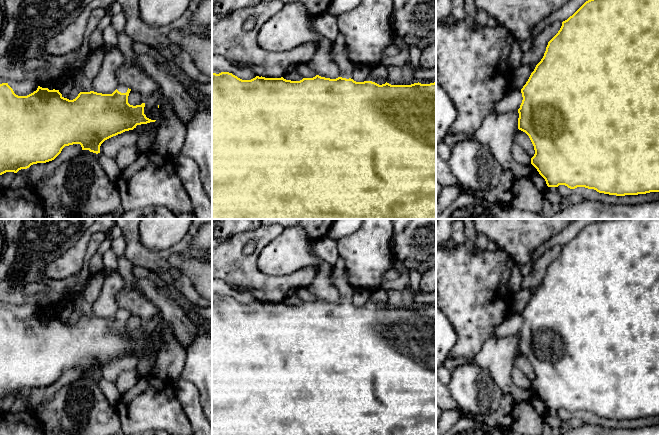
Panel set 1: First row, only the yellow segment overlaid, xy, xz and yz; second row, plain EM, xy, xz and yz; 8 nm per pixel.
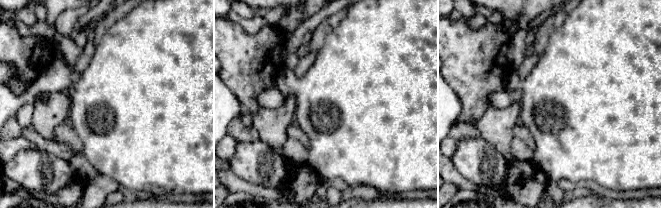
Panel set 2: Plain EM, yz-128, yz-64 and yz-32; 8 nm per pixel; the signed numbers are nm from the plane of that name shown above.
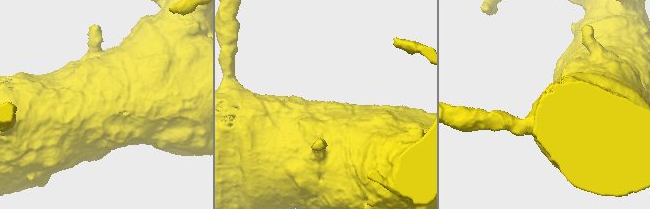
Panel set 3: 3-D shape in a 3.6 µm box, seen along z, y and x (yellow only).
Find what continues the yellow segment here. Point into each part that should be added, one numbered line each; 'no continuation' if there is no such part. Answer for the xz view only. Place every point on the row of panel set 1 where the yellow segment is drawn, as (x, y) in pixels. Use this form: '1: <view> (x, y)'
1: xz (345, 65)

